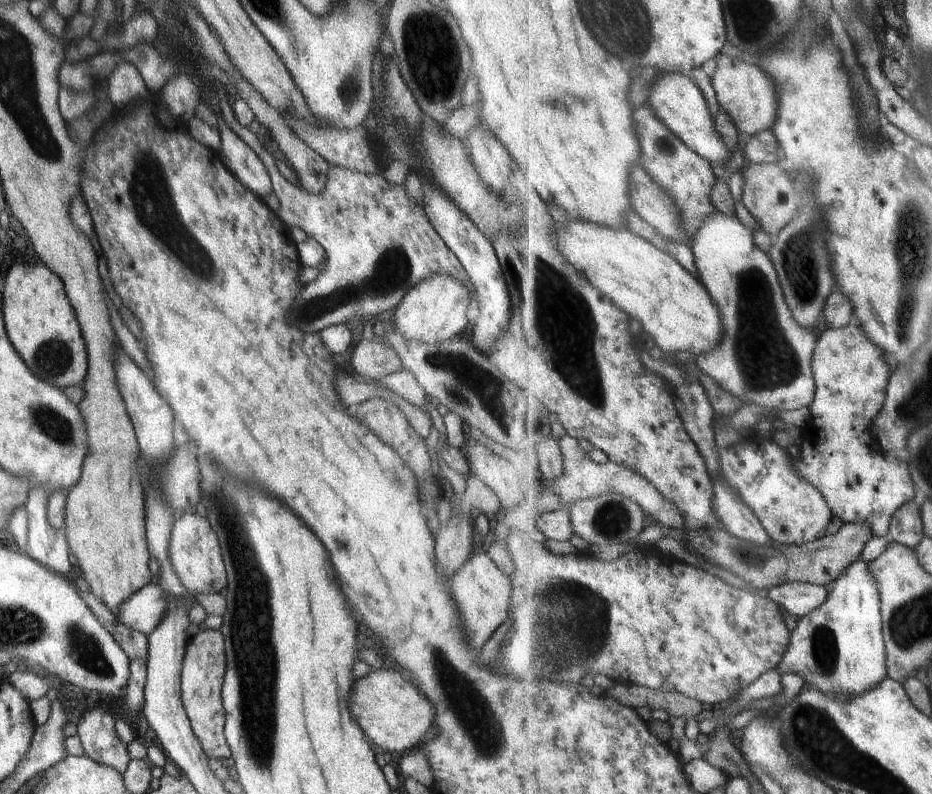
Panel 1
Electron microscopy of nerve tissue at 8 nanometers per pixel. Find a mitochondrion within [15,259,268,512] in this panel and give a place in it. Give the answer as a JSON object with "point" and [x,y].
{"point":[53,359]}

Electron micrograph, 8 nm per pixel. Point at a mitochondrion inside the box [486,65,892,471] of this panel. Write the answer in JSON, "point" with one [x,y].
{"point":[563,321]}

